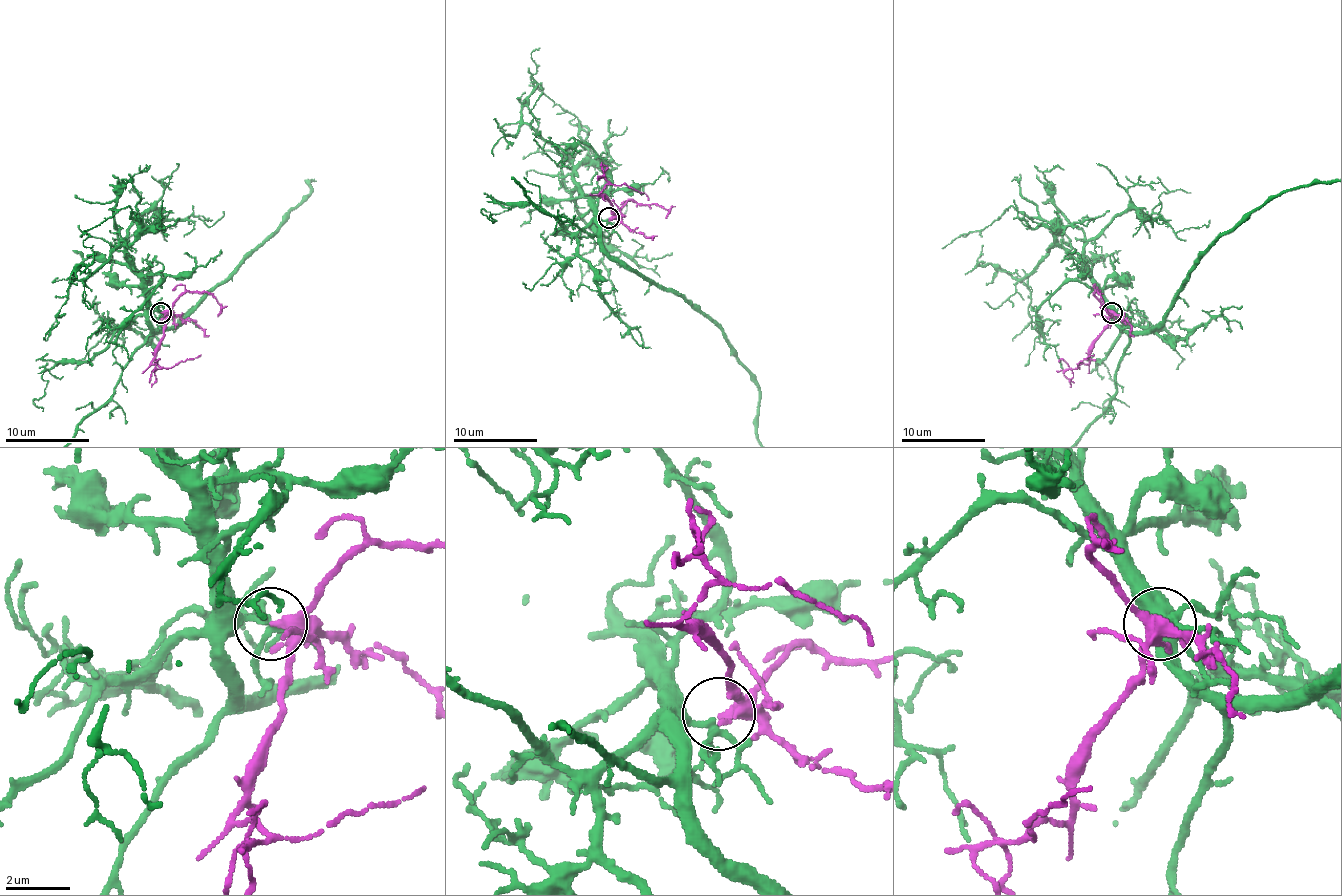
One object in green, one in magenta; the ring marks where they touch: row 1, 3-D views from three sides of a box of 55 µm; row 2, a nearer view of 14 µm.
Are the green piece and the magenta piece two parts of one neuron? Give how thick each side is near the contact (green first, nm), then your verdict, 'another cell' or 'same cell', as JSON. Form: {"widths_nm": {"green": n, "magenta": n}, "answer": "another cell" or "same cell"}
{"widths_nm": {"green": 160, "magenta": 240}, "answer": "same cell"}

